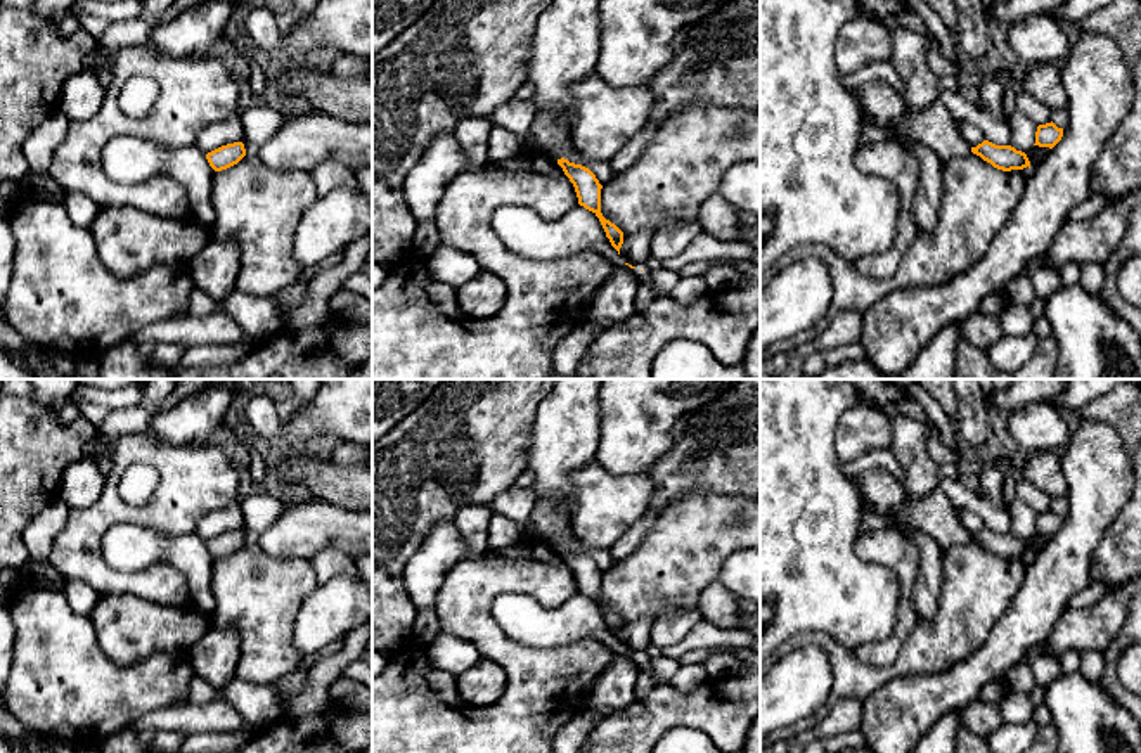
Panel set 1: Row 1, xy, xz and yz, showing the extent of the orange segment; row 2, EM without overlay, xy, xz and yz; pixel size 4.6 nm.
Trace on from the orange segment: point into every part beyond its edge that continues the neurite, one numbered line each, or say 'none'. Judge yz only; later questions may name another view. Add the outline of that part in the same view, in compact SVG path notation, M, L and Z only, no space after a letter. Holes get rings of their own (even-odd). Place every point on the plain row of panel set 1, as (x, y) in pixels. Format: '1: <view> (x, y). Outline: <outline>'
none

